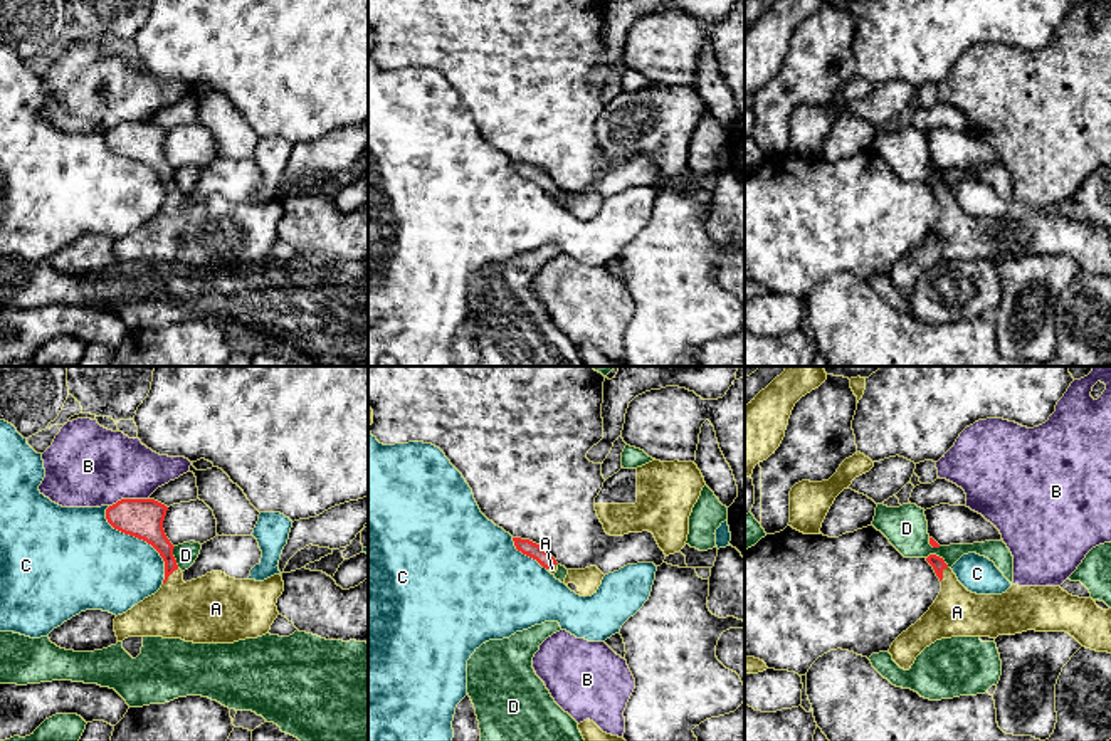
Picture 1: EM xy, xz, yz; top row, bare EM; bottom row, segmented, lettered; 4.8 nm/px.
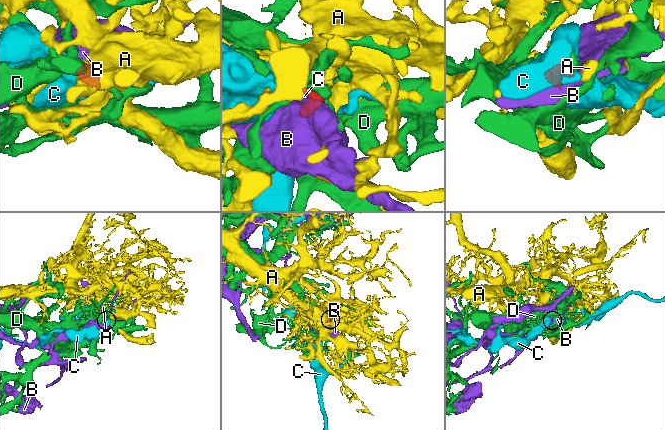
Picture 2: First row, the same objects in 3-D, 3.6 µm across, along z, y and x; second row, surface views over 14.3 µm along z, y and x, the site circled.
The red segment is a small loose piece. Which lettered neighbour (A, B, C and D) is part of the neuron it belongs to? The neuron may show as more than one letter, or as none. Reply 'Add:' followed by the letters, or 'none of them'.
Add: A

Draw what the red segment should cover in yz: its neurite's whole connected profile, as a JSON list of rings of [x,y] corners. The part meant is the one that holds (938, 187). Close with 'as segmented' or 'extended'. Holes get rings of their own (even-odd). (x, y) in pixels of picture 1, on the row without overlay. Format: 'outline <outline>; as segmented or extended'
outline [[[929,178],[926,185],[941,205],[941,215],[929,234],[891,269],[892,284],[909,294],[916,281],[931,267],[951,260],[1015,259],[1027,254],[1066,255],[1082,271],[1111,277],[1111,232],[1103,234],[1093,222],[1079,222],[1061,210],[1019,210],[1012,208],[1002,218],[977,218],[968,215],[943,181]]]; extended

